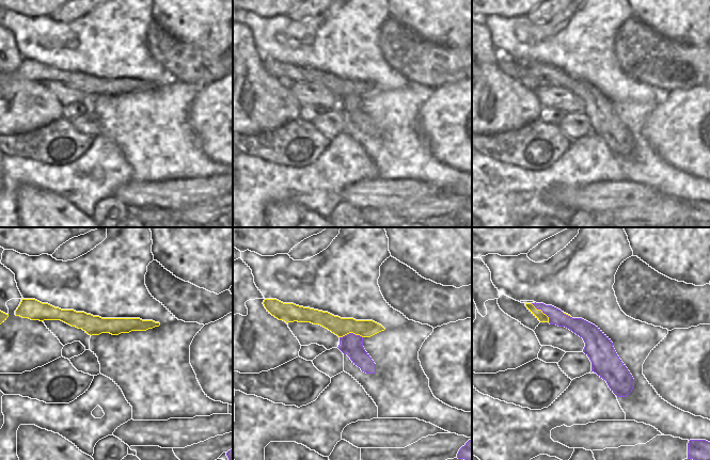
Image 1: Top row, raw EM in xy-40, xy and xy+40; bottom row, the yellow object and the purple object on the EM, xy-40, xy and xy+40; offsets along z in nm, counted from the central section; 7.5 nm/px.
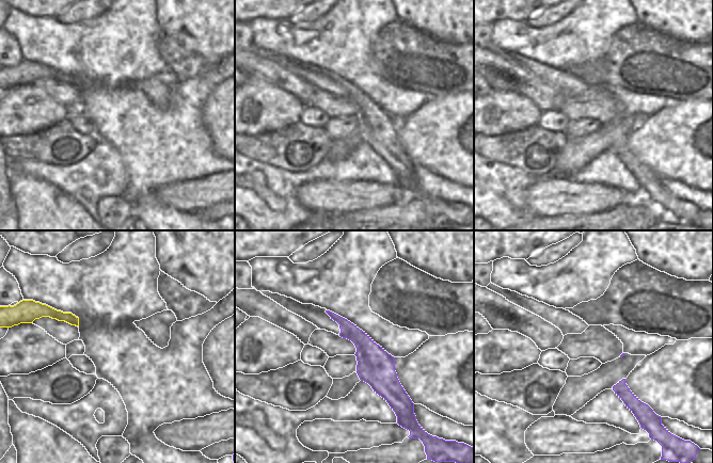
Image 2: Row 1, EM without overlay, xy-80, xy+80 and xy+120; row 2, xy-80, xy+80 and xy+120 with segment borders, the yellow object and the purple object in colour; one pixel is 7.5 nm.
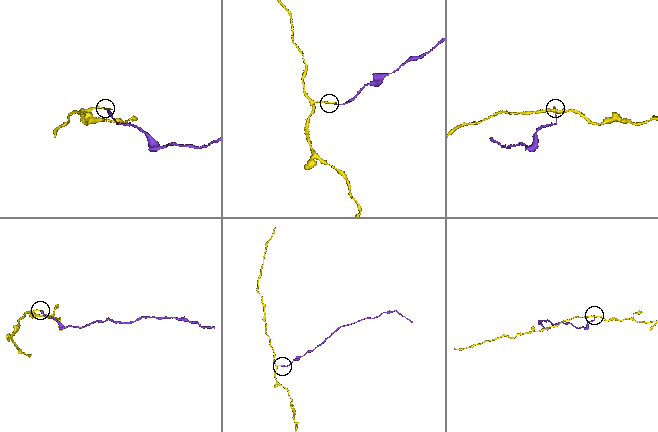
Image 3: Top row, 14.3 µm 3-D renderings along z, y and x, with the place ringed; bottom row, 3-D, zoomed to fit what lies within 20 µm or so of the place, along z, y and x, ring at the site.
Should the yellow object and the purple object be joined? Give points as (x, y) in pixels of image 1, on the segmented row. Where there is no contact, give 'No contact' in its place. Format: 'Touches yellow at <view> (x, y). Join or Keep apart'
Touches yellow at xy (350, 332). Keep apart

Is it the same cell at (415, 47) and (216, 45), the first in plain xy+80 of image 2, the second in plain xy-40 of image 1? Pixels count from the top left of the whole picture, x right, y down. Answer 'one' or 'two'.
two

